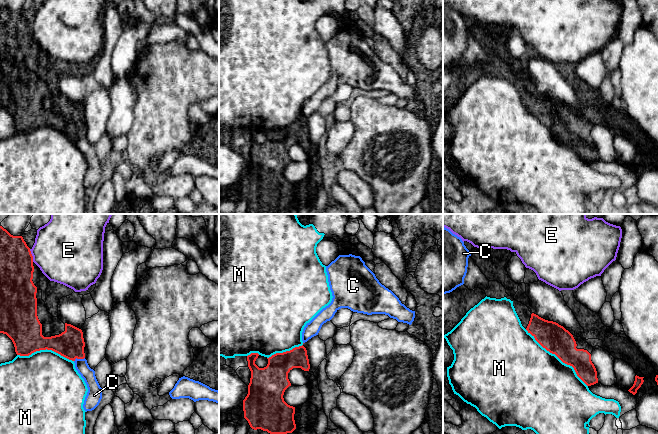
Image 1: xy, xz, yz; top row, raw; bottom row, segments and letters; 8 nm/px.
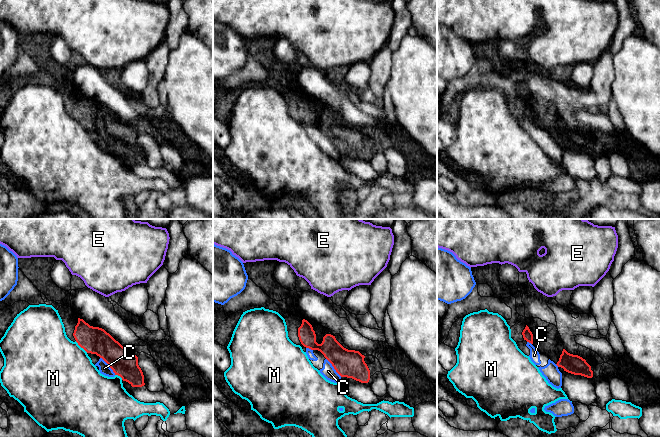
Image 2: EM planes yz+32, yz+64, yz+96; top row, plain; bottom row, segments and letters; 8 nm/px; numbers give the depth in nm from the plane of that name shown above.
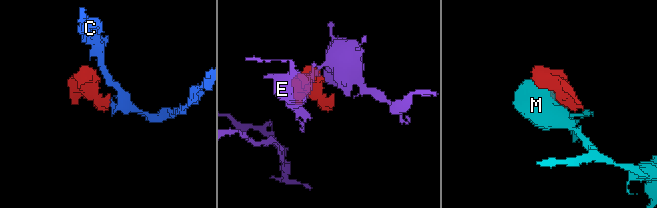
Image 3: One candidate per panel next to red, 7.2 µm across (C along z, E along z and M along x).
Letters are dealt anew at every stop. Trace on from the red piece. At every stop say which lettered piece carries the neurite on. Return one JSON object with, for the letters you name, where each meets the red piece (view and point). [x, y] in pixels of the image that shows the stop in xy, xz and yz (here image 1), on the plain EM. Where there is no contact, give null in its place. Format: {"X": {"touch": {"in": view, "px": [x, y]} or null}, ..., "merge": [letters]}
{"C": {"touch": {"in": "xy", "px": [78, 134]}}, "merge": ["C"]}

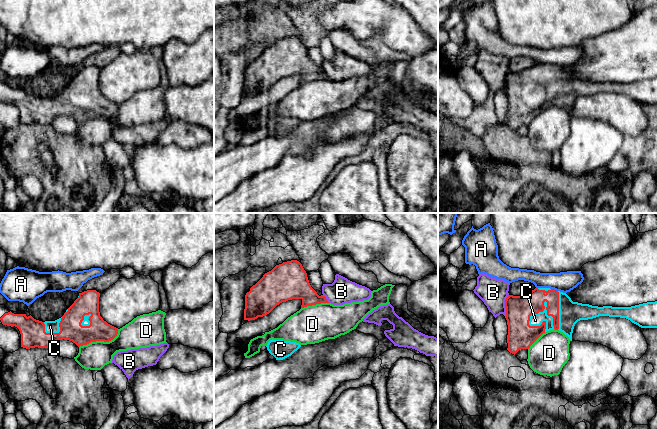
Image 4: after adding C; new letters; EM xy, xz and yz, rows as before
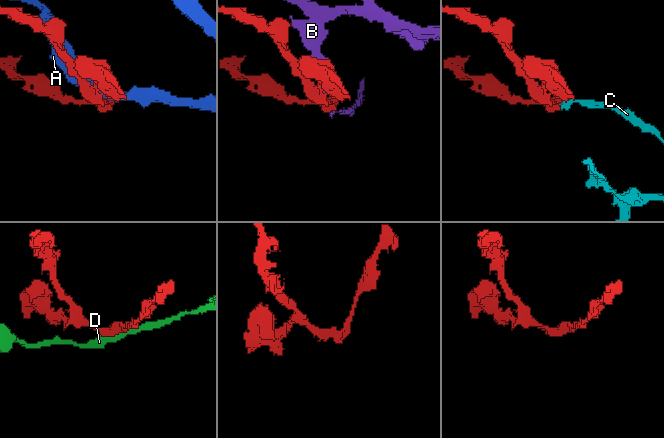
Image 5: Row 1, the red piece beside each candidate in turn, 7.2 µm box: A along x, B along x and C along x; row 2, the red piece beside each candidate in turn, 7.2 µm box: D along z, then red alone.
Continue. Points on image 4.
{"C": {"touch": {"in": "yz", "px": [529, 96]}}, "merge": ["C"]}

